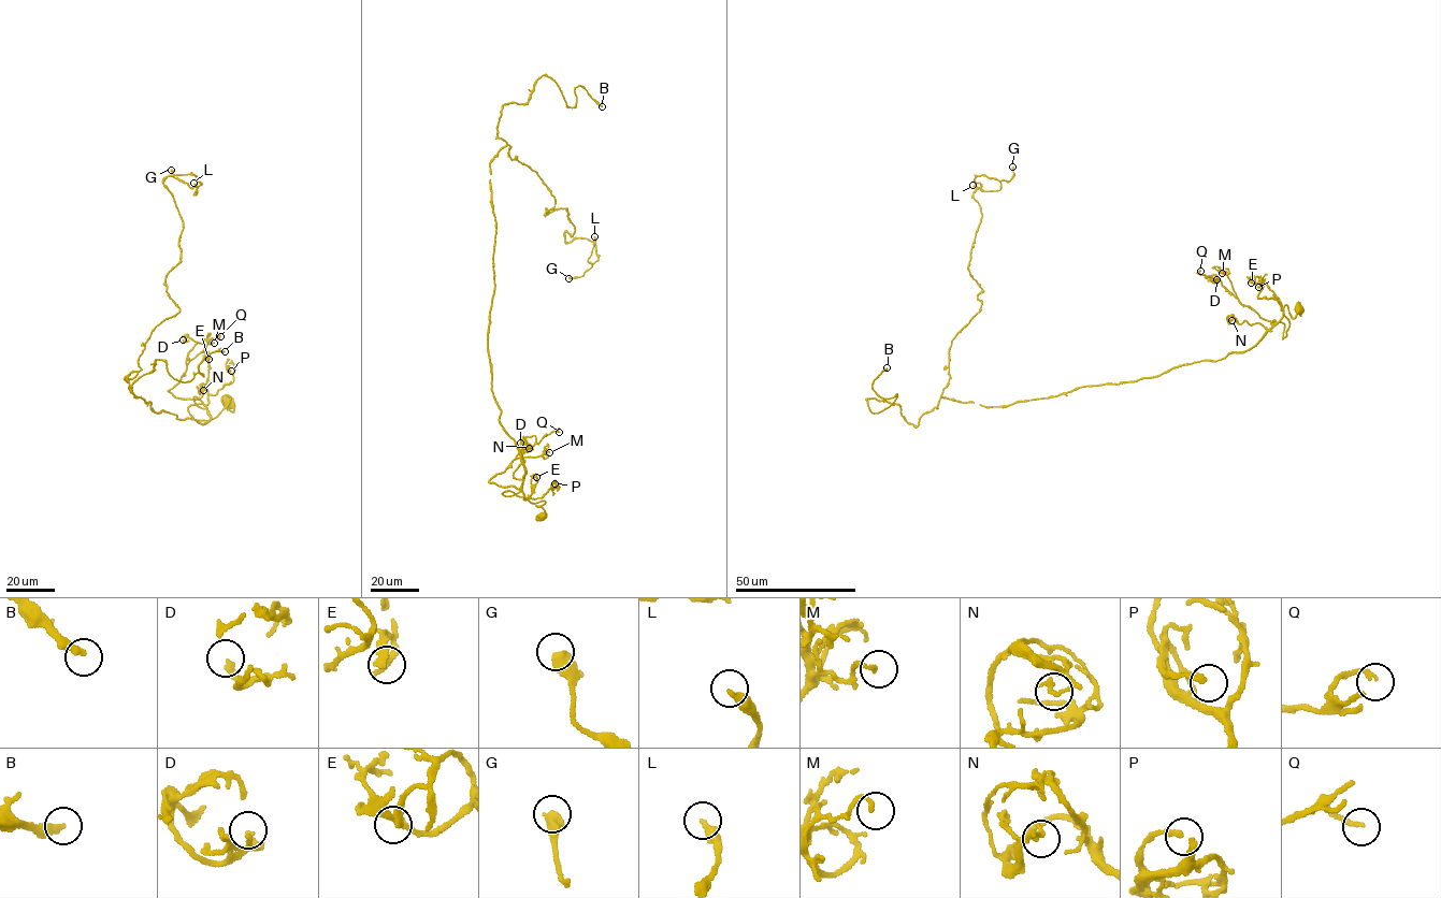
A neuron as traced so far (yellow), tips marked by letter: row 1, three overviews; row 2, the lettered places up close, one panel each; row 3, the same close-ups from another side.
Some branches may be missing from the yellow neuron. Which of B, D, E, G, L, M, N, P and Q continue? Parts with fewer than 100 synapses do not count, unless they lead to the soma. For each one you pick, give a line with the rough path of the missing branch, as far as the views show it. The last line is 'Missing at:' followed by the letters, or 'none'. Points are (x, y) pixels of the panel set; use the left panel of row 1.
B: course (225, 351), (267, 356), (277, 367), (289, 365), (304, 378), (297, 390), (279, 391)
Missing at: B

